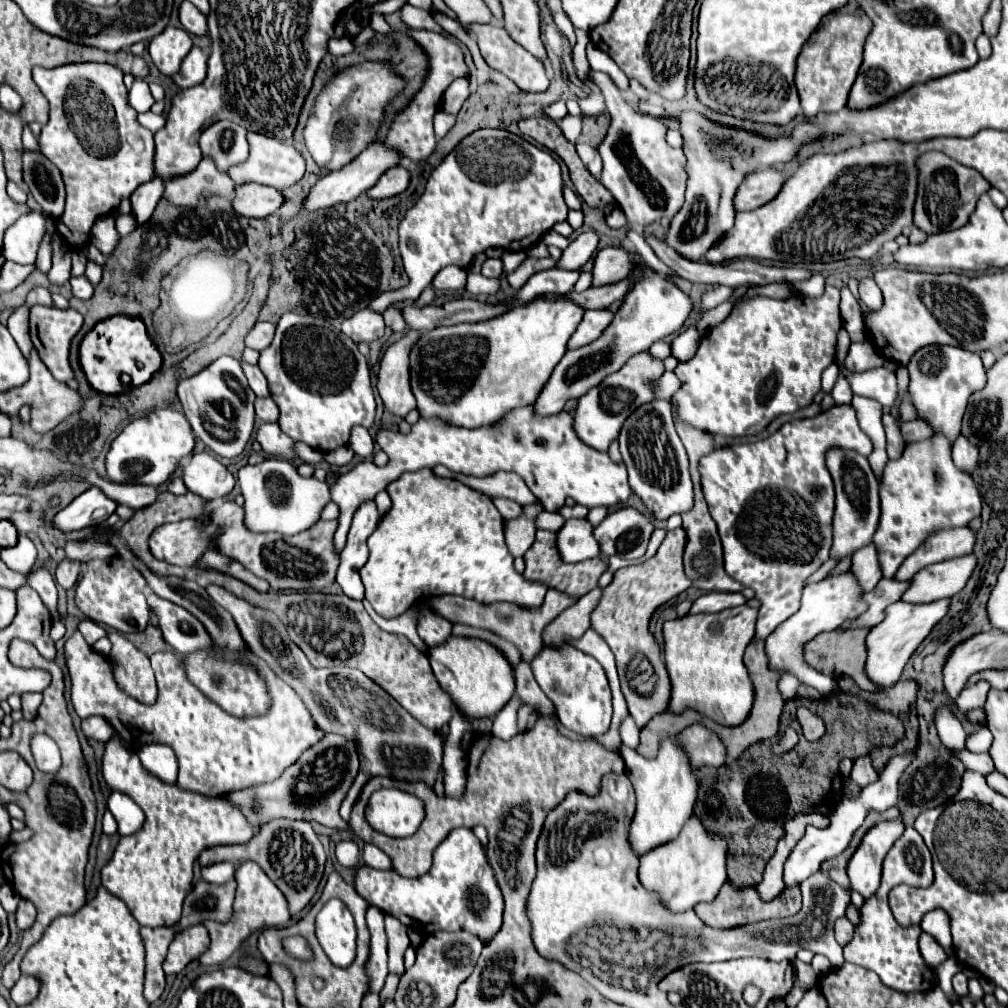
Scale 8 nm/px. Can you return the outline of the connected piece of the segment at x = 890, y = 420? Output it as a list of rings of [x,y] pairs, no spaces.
[[[883,414],[882,423],[886,438],[888,438],[888,456],[894,460],[894,458],[898,458],[902,454],[904,440],[902,440],[902,434],[900,434],[900,430],[894,424],[894,418],[890,414]]]

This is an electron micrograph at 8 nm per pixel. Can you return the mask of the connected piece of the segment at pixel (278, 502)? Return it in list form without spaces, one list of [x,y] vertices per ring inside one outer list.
[[[270,456],[256,466],[246,464],[238,478],[244,496],[244,526],[254,534],[300,534],[320,520],[324,506],[330,502],[330,486],[326,482],[298,474],[296,464],[282,458]]]

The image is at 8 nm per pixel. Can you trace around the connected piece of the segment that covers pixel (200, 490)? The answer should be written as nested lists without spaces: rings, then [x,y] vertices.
[[[192,454],[184,466],[184,484],[204,500],[224,498],[232,492],[232,474],[212,454]]]

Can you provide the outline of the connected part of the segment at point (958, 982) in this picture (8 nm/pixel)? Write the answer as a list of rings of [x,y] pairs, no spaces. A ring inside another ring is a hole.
[[[964,972],[954,974],[952,984],[954,984],[954,990],[956,990],[956,994],[958,994],[958,996],[966,996],[966,992],[968,992],[968,978],[966,978],[966,974],[964,974]]]

